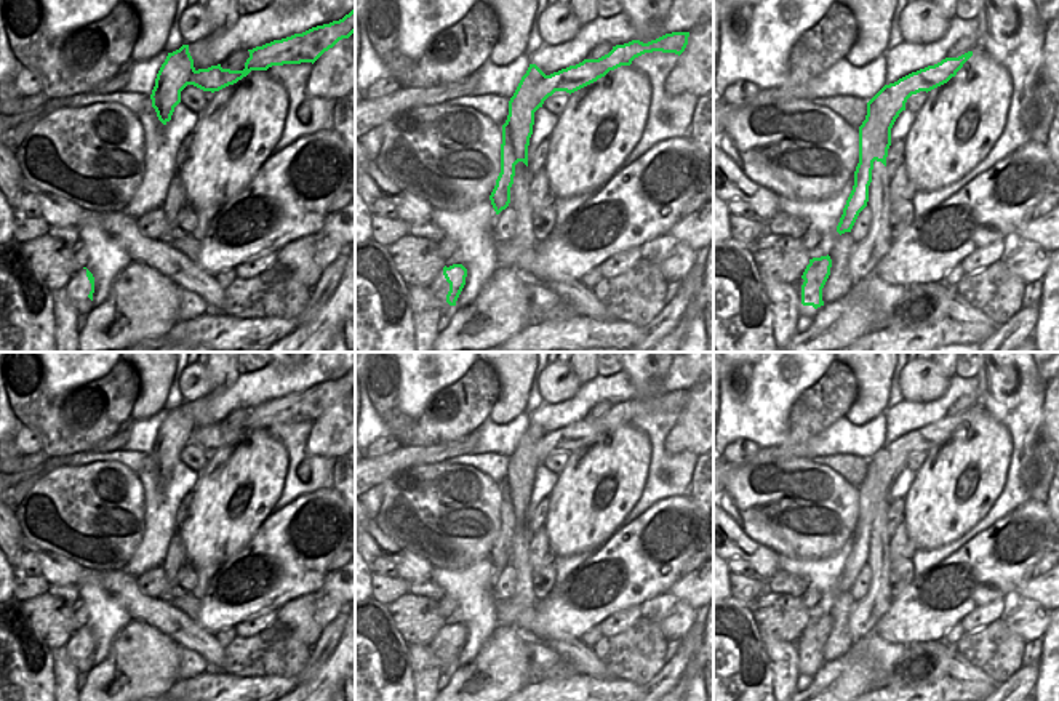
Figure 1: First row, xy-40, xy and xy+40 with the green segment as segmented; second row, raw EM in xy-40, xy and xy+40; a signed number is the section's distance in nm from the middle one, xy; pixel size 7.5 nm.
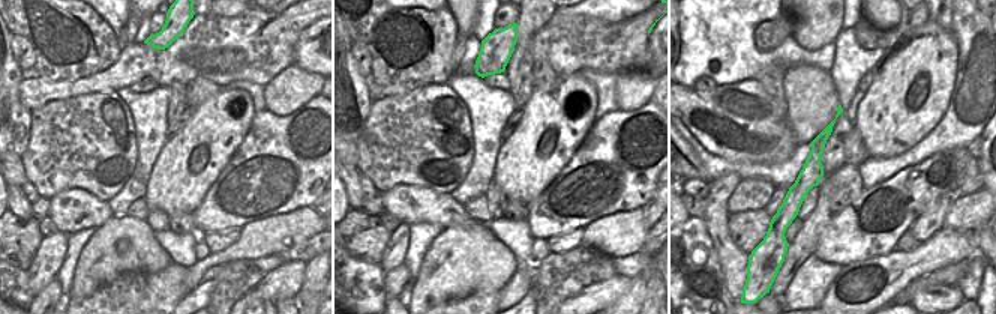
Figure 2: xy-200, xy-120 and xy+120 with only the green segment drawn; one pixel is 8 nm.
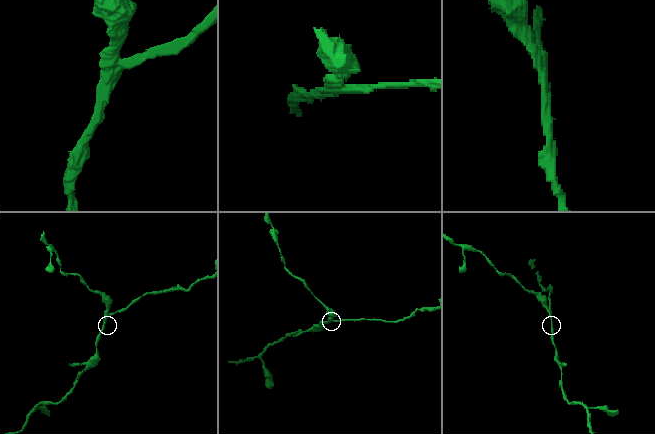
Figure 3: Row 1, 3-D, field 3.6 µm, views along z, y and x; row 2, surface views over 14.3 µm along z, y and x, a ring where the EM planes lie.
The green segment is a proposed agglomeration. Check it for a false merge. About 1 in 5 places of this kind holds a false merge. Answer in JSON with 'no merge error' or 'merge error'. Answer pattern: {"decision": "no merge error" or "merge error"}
{"decision": "merge error"}

